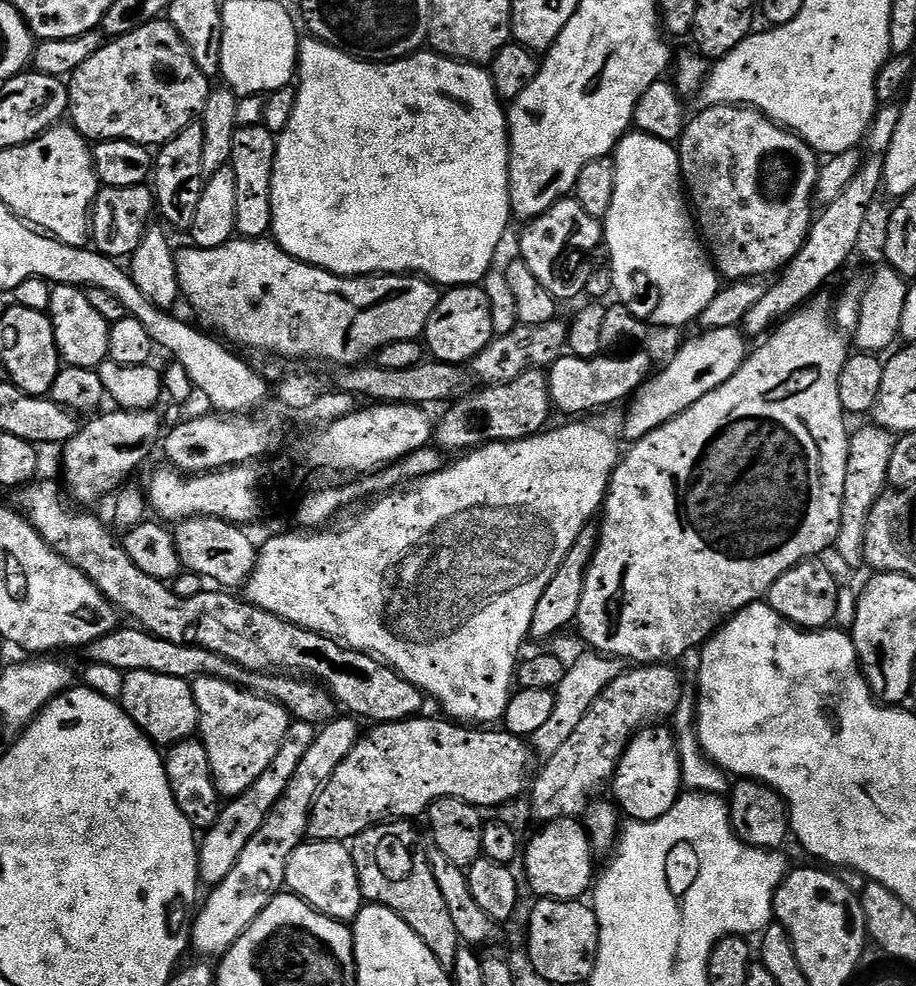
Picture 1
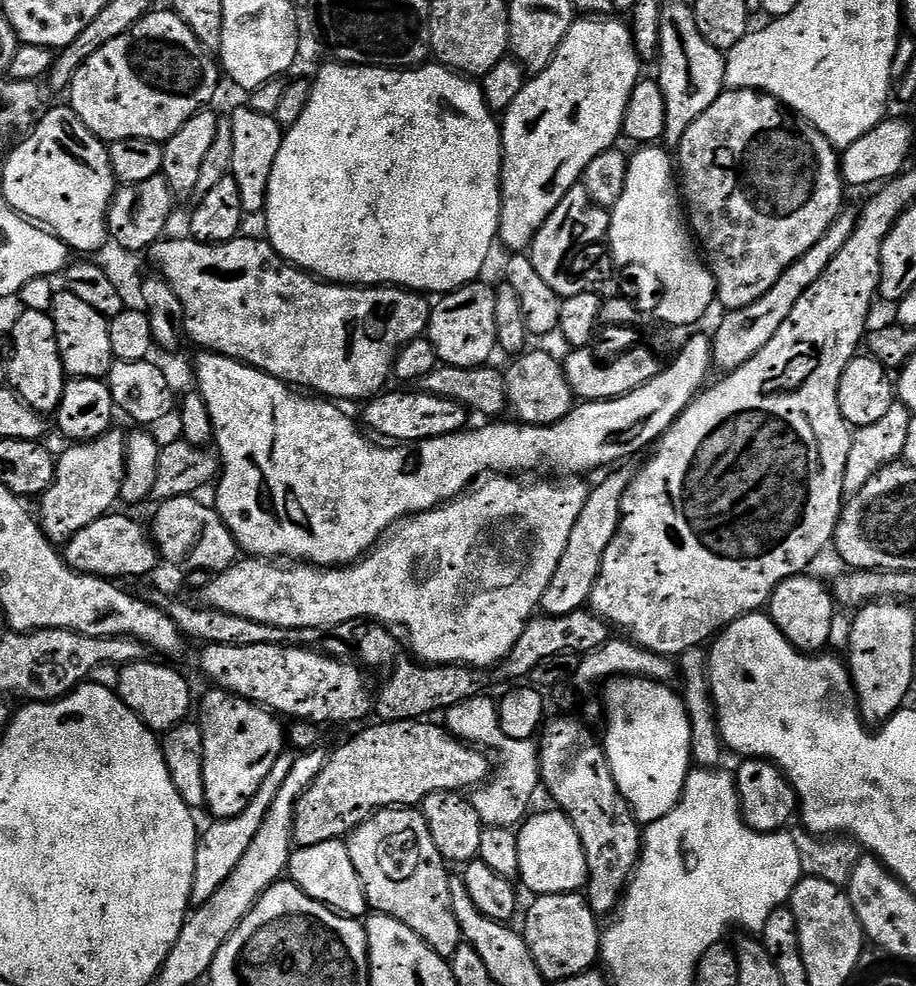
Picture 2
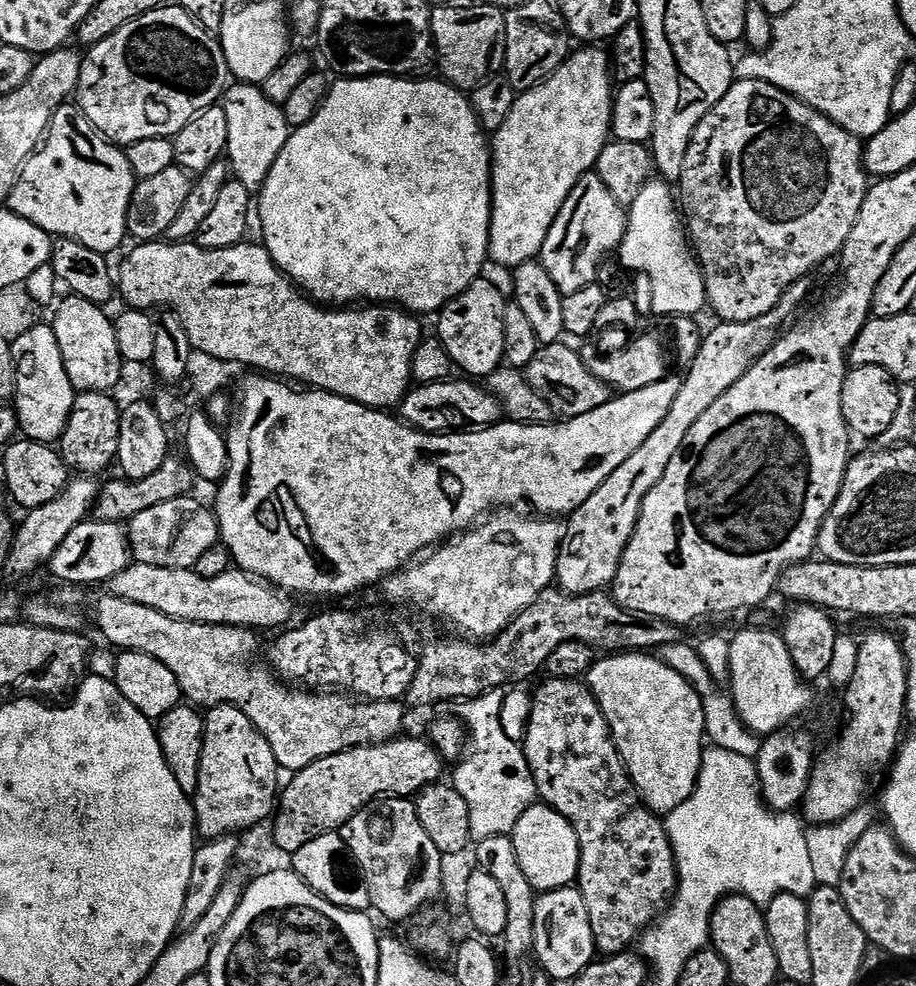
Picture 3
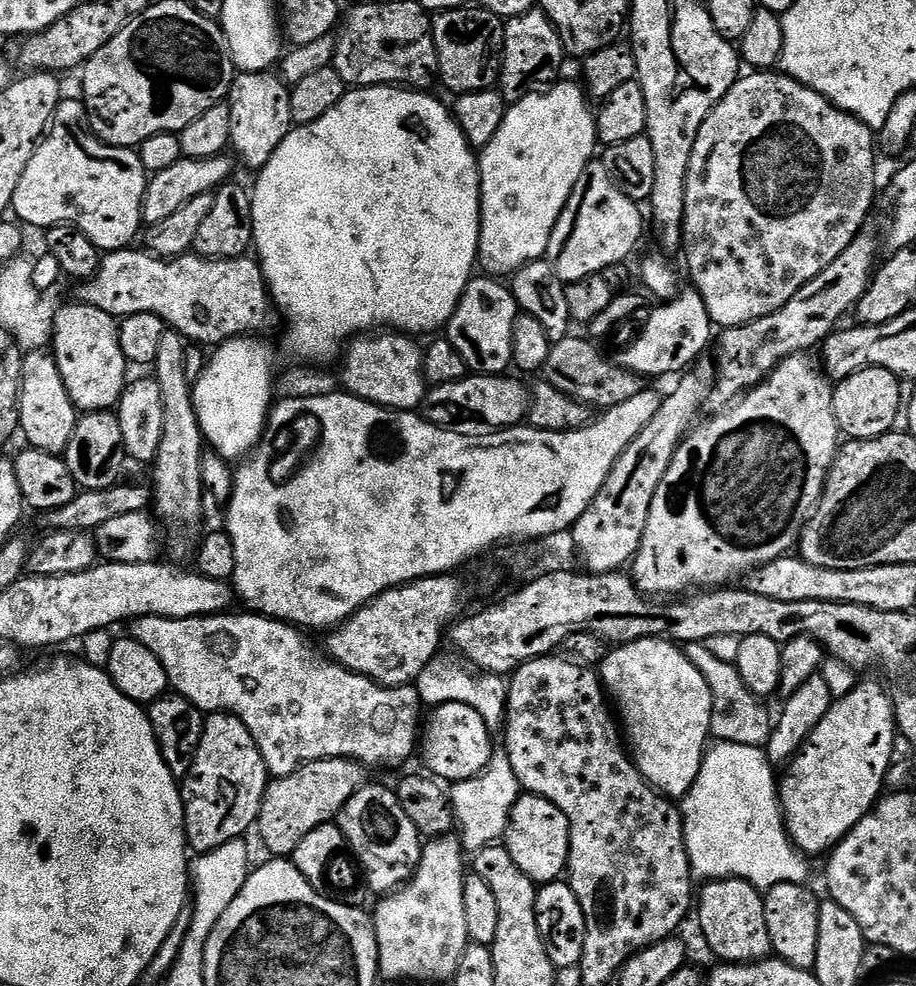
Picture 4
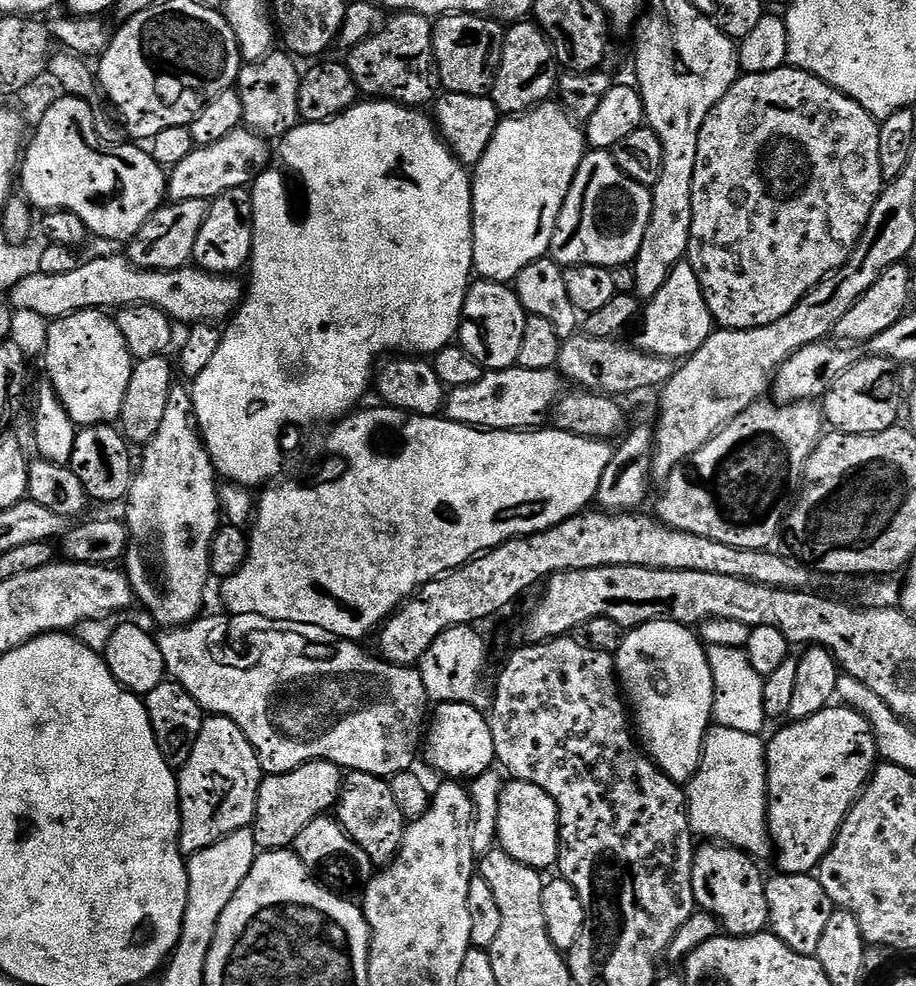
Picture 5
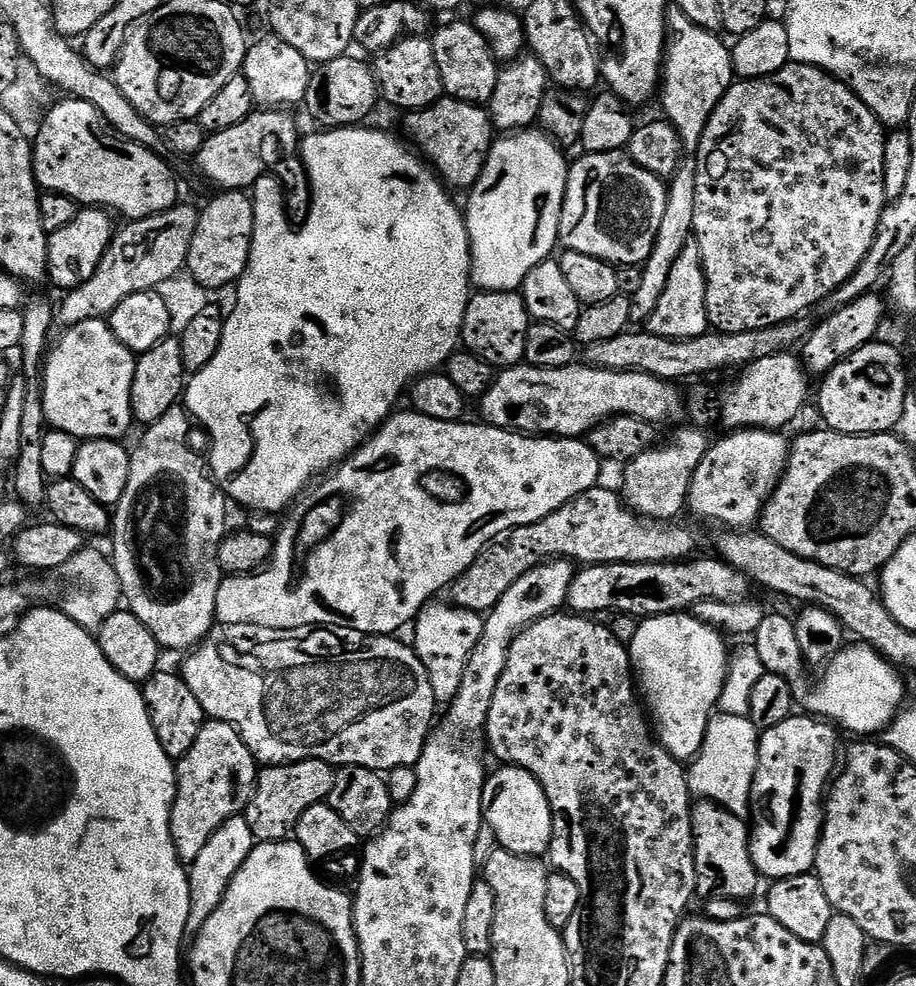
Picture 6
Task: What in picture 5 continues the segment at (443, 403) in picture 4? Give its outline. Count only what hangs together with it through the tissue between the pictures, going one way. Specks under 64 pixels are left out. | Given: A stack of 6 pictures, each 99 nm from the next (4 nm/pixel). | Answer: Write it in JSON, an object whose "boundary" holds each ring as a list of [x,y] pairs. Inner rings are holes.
{"boundary":[[[517,366],[497,372],[485,371],[482,379],[474,382],[474,386],[451,389],[447,393],[442,412],[447,419],[468,424],[471,428],[494,432],[536,430],[549,419],[552,408],[560,399],[560,384],[562,377],[559,371],[551,368],[526,370]]]}

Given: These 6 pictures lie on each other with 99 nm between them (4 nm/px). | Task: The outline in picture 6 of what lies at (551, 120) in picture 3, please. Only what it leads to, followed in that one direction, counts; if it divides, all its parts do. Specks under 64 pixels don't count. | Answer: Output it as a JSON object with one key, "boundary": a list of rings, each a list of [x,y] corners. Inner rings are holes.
{"boundary":[[[543,130],[504,134],[493,143],[478,182],[467,193],[468,208],[466,204],[463,209],[472,255],[472,283],[479,291],[517,291],[524,285],[526,274],[557,251],[570,167],[563,155],[560,145]]]}

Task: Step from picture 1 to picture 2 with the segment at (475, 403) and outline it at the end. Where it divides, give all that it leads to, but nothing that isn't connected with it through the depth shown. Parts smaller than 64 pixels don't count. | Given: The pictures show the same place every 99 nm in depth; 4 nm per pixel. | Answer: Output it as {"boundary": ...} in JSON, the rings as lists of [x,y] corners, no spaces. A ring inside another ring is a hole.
{"boundary":[[[525,351],[515,357],[504,372],[508,391],[508,412],[521,424],[556,424],[574,407],[574,393],[564,373],[563,363],[548,352]]]}

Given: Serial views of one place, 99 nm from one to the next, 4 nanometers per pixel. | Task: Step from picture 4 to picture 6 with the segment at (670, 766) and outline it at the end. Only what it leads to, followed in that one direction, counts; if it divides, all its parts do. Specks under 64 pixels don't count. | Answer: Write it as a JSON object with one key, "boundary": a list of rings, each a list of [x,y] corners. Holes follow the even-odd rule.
{"boundary":[[[671,612],[639,621],[630,645],[632,671],[638,674],[643,703],[655,727],[660,727],[660,745],[675,760],[695,760],[708,721],[717,711],[730,659],[730,648],[724,645],[723,638],[712,625],[702,623],[692,614]]]}

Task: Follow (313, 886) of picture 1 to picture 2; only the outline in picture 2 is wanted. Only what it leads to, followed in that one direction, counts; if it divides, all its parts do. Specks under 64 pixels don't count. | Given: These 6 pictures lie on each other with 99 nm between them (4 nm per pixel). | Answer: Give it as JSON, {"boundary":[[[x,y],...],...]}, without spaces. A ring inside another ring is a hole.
{"boundary":[[[343,839],[296,848],[288,858],[286,872],[291,883],[296,884],[310,898],[322,902],[327,908],[333,908],[341,916],[360,918],[369,911],[358,870],[354,870],[354,862],[350,862],[350,850]]]}

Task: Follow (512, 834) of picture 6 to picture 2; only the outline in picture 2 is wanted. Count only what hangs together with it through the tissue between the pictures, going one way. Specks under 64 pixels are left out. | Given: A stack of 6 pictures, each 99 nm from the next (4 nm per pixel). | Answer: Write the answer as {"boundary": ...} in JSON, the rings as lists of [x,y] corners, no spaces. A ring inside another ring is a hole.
{"boundary":[[[559,810],[529,815],[519,825],[518,862],[520,863],[519,883],[536,896],[549,896],[563,892],[579,893],[588,882],[588,863],[582,842],[569,822],[568,817]]]}

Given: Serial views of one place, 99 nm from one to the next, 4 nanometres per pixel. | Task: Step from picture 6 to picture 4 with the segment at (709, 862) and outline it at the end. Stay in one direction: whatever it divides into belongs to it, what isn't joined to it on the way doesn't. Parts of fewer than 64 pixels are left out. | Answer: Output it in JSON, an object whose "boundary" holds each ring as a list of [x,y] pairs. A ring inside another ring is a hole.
{"boundary":[[[709,880],[698,892],[698,907],[694,920],[700,923],[700,932],[720,962],[755,964],[773,955],[770,930],[766,930],[764,897],[761,889],[745,880]]]}

